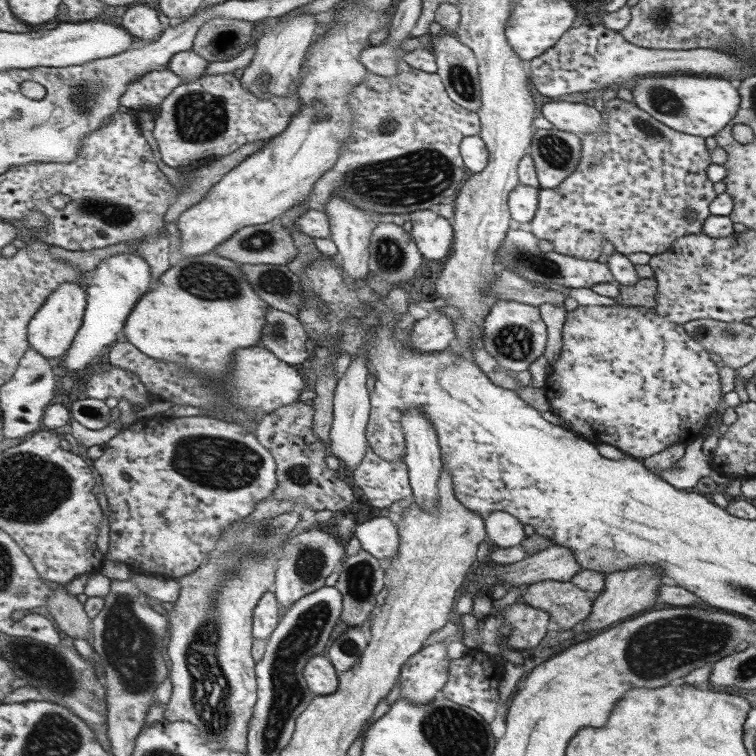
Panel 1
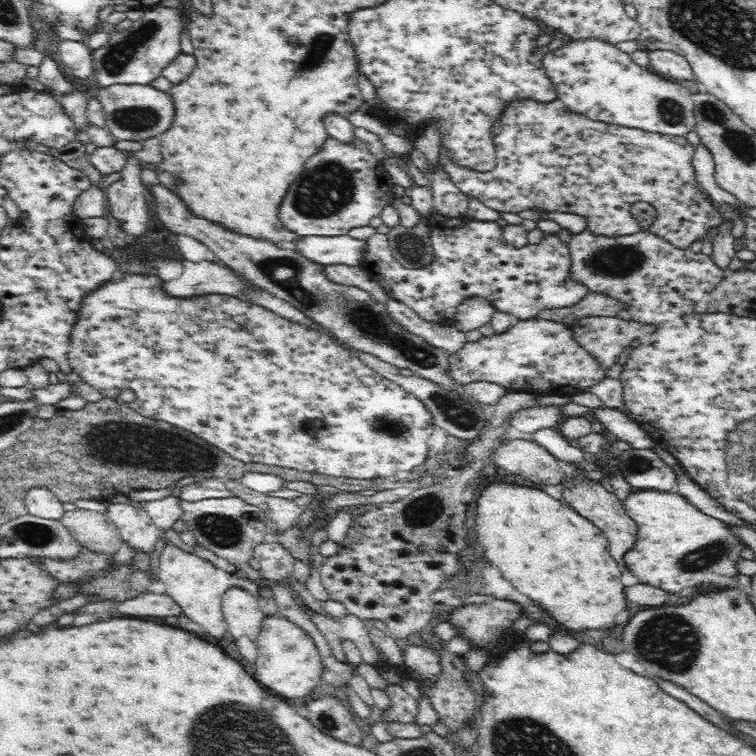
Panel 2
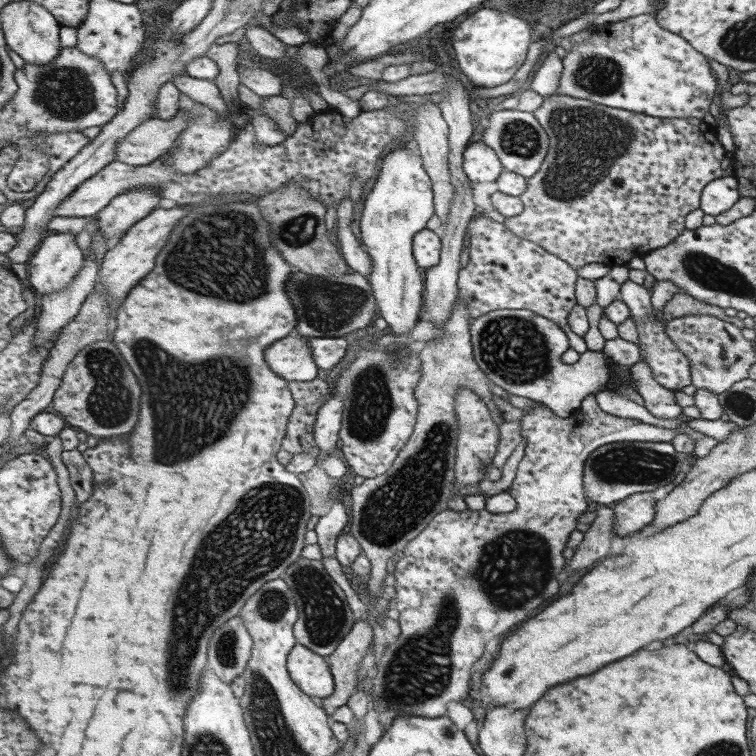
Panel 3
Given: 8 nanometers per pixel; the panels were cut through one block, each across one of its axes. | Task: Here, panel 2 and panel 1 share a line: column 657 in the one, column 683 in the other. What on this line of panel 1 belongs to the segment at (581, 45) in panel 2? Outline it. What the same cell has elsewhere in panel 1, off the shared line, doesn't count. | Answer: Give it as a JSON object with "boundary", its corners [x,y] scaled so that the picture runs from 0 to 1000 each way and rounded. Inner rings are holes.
{"boundary":[[[869,99],[840,104],[835,130],[845,144],[876,160],[882,169],[917,180],[944,180],[954,173],[978,142],[975,112],[966,103],[927,103],[925,99]]]}

